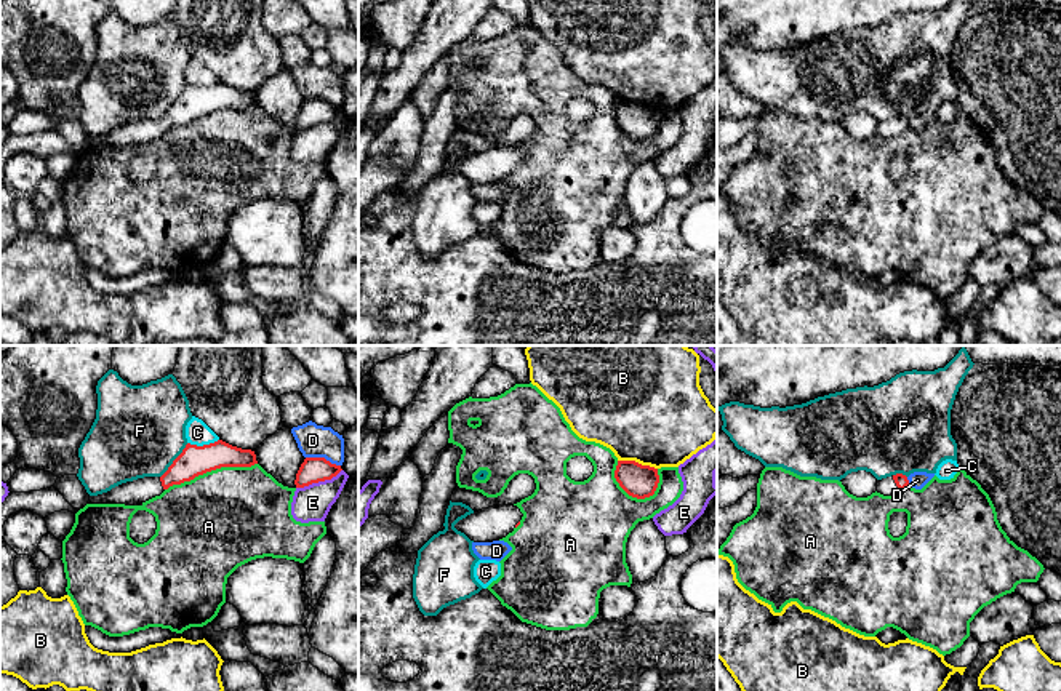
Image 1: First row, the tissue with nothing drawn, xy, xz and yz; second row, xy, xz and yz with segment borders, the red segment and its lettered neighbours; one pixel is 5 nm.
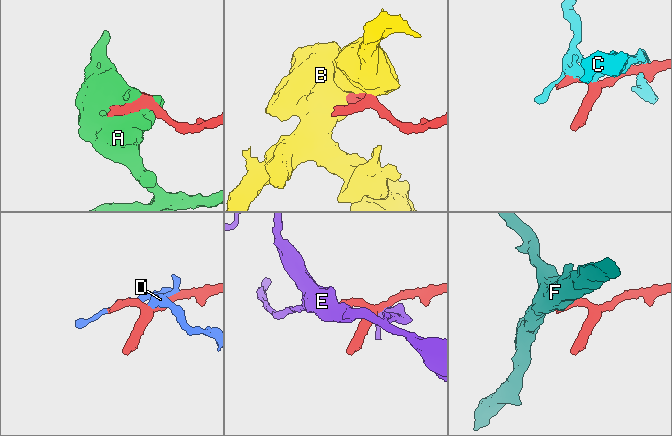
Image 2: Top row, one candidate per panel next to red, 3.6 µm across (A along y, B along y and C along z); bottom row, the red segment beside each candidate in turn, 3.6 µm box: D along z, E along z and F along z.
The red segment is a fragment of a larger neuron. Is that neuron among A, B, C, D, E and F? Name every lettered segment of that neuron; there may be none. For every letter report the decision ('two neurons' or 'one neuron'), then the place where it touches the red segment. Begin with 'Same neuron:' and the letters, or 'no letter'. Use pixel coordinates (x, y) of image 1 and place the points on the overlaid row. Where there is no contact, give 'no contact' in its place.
Same neuron: no letter
A: two neurons; contact xy (210, 471)
B: two neurons; contact xz (637, 463)
C: two neurons; contact xy (204, 445)
D: two neurons; contact xy (324, 458)
E: two neurons; contact xy (319, 480)
F: two neurons; contact xy (173, 461)

